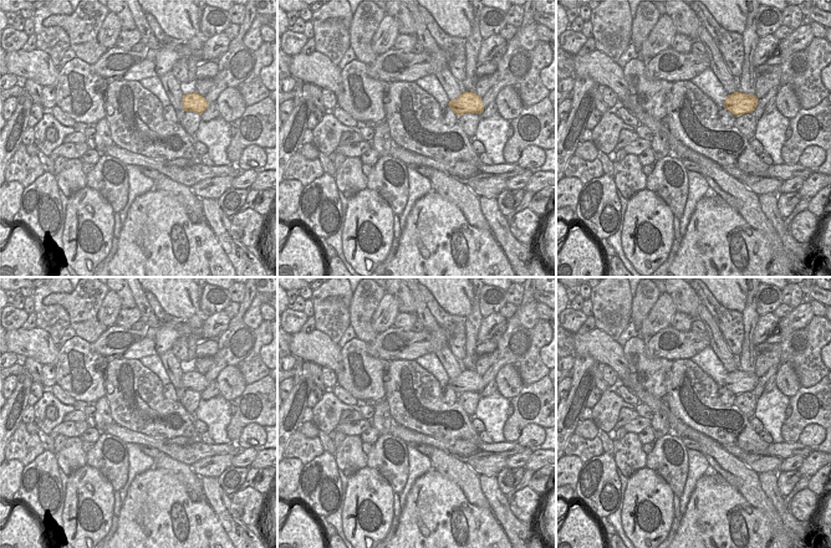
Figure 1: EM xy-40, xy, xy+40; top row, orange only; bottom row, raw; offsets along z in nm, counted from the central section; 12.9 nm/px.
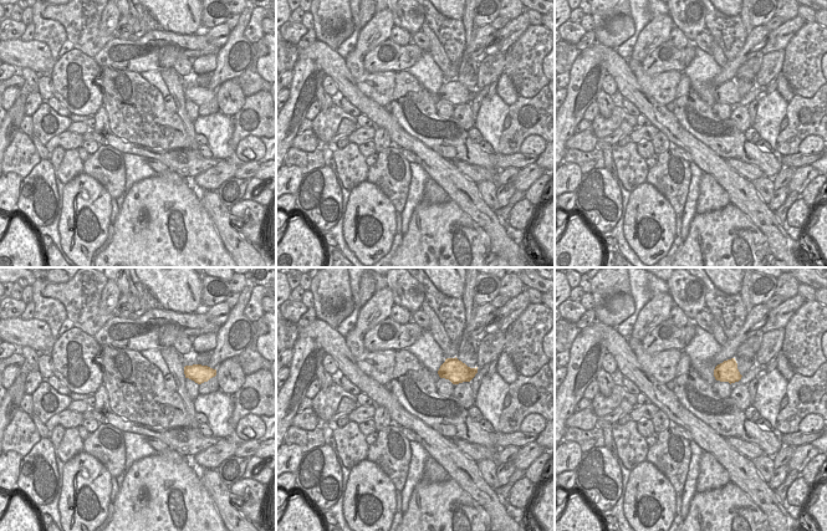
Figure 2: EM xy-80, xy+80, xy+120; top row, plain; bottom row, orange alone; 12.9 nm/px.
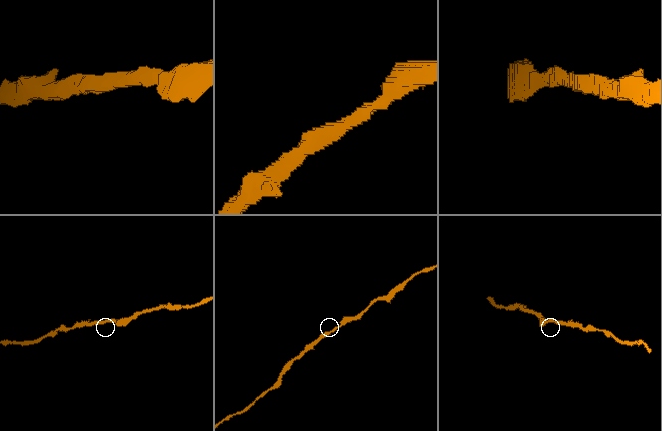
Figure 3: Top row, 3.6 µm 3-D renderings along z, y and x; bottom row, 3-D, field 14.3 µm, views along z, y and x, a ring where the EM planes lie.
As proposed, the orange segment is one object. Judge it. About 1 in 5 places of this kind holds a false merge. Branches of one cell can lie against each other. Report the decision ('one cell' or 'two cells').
one cell

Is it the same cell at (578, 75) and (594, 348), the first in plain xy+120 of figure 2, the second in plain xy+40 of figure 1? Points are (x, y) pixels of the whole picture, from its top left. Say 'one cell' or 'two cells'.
two cells

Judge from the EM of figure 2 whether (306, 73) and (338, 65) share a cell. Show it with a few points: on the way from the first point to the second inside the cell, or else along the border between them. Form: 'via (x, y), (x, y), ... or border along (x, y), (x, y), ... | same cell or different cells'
border along (299, 59), (311, 59), (326, 75) | different cells

